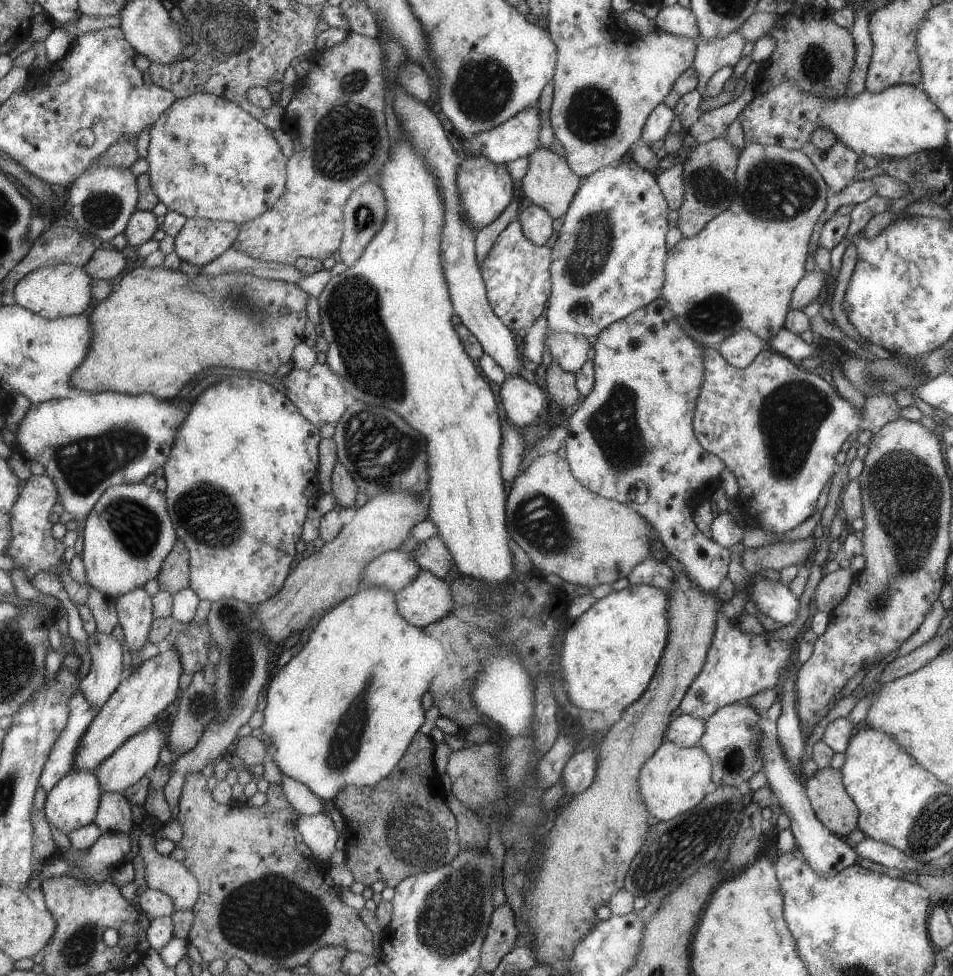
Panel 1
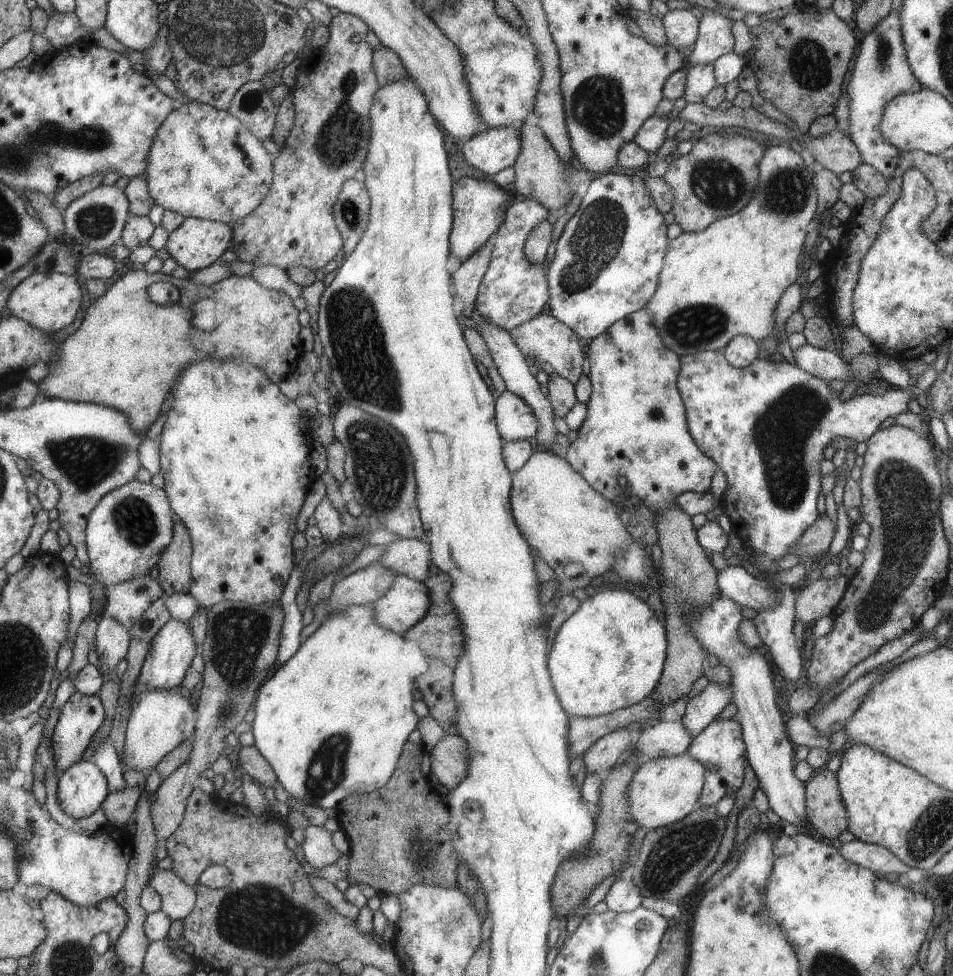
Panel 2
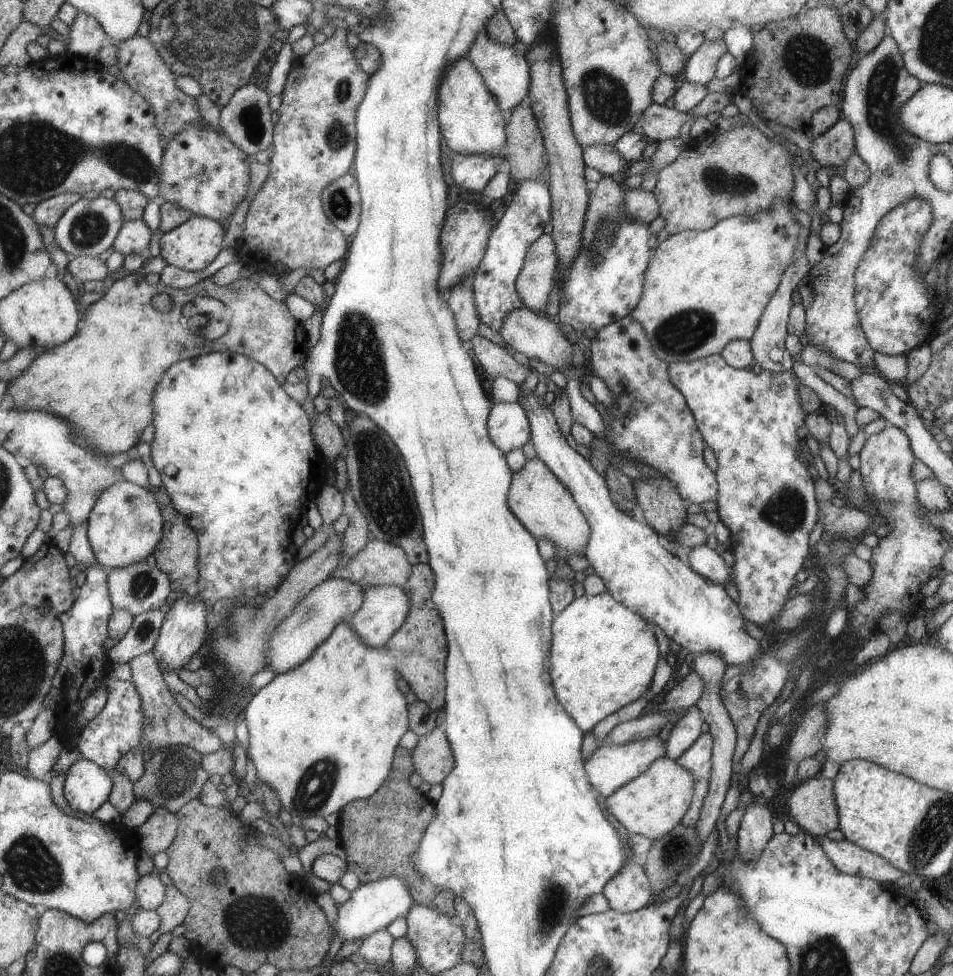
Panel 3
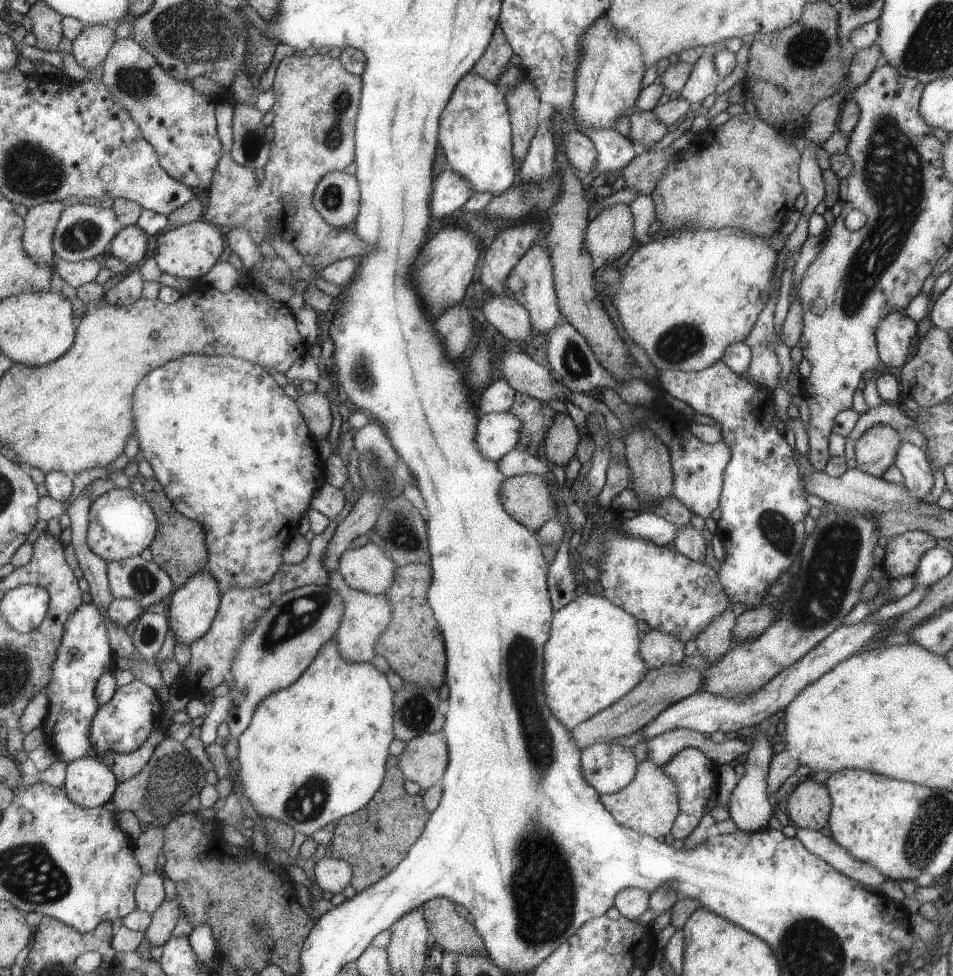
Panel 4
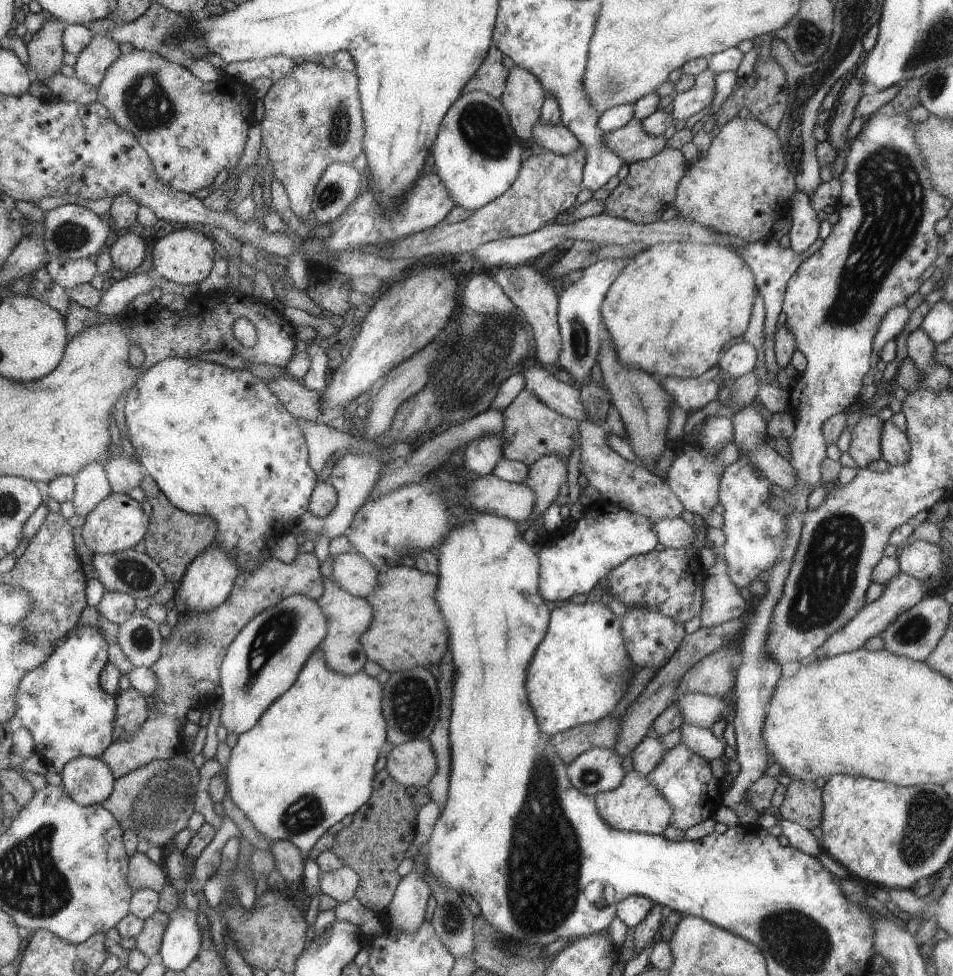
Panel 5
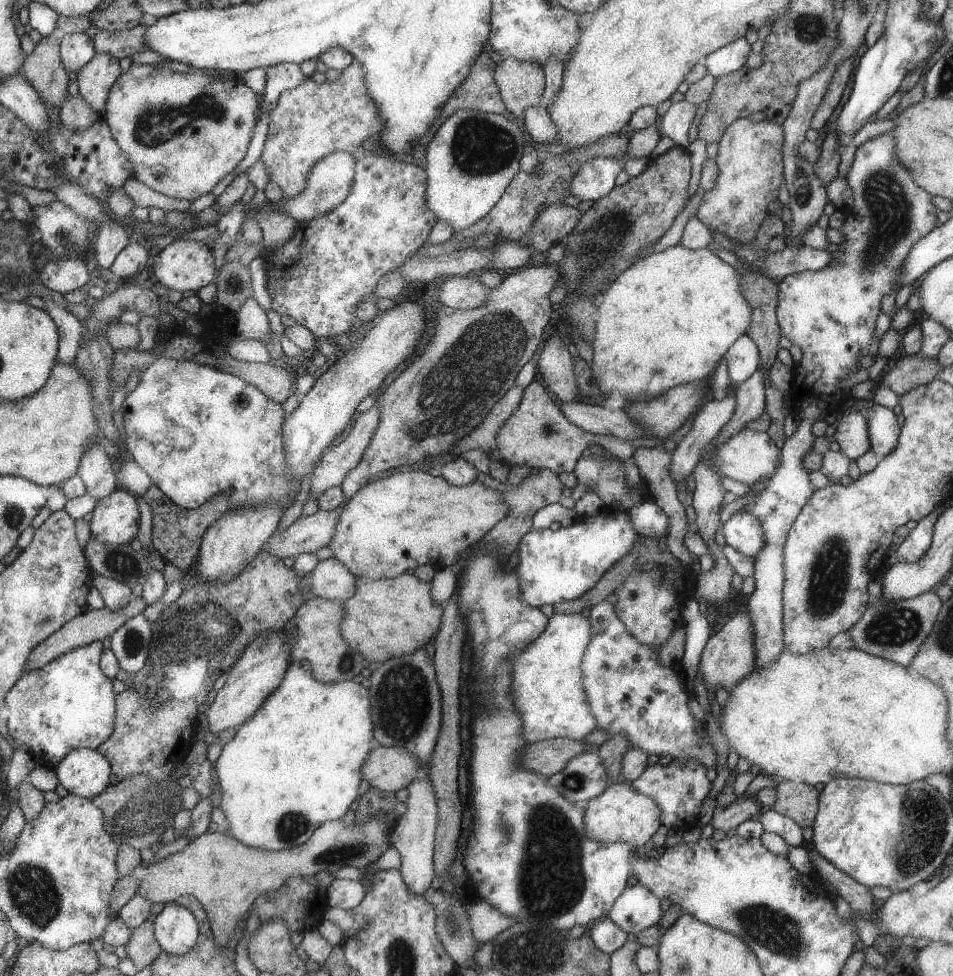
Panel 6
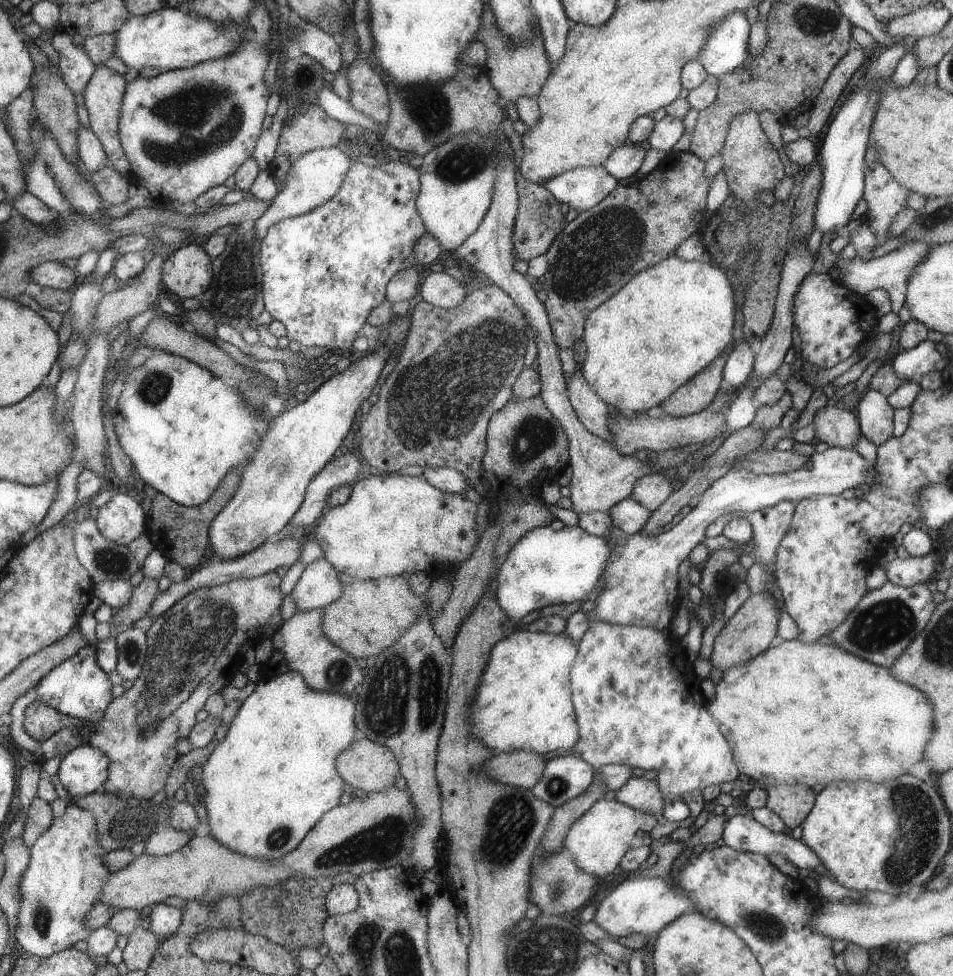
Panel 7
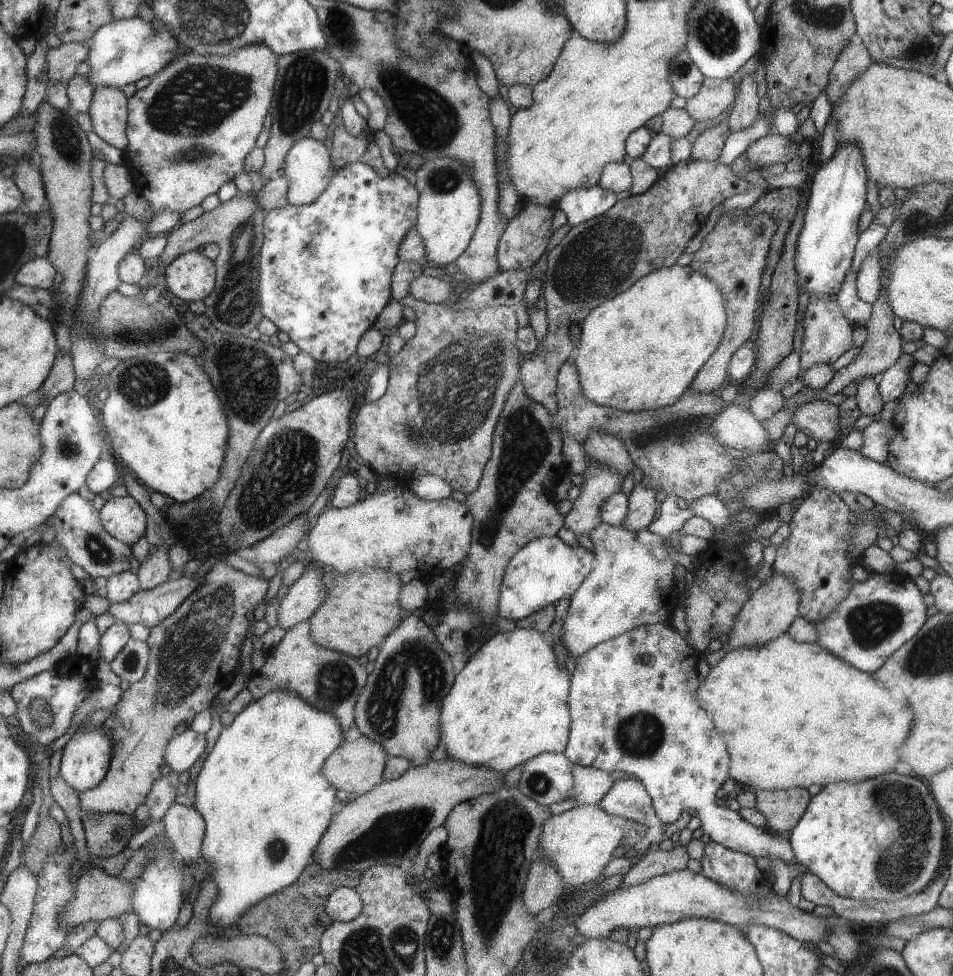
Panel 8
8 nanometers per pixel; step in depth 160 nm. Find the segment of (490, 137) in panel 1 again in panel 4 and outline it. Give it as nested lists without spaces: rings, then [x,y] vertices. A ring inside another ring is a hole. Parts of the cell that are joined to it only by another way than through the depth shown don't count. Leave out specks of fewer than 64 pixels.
[[[447,169],[434,180],[434,192],[430,196],[431,216],[435,221],[449,216],[471,196],[470,184],[459,173]]]

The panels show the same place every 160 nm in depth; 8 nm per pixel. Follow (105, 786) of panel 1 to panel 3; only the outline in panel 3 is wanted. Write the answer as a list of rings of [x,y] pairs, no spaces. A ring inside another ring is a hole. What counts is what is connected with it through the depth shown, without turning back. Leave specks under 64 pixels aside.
[[[148,652],[133,659],[130,663],[131,674],[135,686],[140,690],[144,702],[146,714],[146,723],[144,728],[143,741],[147,741],[155,752],[173,745],[189,745],[198,750],[201,754],[214,753],[223,746],[219,739],[218,731],[206,728],[194,720],[175,700],[171,694],[171,689],[165,683],[163,670],[154,655],[154,652]]]

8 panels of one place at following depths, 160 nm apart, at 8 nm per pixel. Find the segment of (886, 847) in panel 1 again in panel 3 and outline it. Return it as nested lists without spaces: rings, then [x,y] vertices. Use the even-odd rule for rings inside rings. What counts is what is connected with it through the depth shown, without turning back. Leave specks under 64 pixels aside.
[[[821,837],[817,840],[839,872],[892,884],[902,876],[903,872],[895,868],[886,858],[865,850],[847,839],[834,842]]]

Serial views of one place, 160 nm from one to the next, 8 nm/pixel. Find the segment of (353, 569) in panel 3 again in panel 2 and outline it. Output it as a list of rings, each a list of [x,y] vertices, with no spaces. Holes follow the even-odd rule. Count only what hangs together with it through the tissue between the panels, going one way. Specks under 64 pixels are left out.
[[[424,538],[399,539],[386,545],[387,548],[380,559],[377,560],[384,567],[391,569],[395,574],[405,575],[416,581],[424,581],[432,572],[429,545]]]

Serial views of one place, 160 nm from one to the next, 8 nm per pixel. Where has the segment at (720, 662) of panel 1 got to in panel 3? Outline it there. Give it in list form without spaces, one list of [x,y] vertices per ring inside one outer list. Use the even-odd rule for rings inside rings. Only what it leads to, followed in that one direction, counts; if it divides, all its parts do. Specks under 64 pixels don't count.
[[[691,705],[669,732],[664,742],[666,756],[671,760],[677,760],[701,735],[701,724],[704,720],[697,705]]]

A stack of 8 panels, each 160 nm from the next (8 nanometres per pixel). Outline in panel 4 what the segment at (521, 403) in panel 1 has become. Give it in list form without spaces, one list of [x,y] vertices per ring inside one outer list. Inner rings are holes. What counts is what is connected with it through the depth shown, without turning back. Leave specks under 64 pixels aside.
[[[509,411],[483,413],[478,418],[478,449],[487,460],[497,462],[516,447],[519,427]]]

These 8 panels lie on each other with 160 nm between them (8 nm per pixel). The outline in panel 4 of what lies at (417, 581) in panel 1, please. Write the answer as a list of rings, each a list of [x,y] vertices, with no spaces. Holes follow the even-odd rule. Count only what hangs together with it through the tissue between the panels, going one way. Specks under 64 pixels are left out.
[[[337,570],[329,571],[329,588],[334,589],[342,597],[345,611],[342,612],[341,624],[334,634],[334,639],[338,644],[338,651],[343,657],[358,663],[369,663],[374,654],[374,644],[378,636],[386,630],[390,623],[390,616],[393,608],[385,593],[371,594],[357,589],[352,589],[343,580]]]

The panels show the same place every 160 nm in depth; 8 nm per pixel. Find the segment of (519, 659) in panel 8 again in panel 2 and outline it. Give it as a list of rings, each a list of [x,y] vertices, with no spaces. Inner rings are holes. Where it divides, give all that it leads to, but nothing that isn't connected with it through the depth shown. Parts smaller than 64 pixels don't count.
[[[623,588],[599,591],[580,602],[577,610],[560,624],[552,638],[547,664],[555,692],[558,692],[560,704],[569,718],[596,717],[637,704],[656,687],[666,658],[666,634],[661,620],[647,603],[637,598],[635,592]]]

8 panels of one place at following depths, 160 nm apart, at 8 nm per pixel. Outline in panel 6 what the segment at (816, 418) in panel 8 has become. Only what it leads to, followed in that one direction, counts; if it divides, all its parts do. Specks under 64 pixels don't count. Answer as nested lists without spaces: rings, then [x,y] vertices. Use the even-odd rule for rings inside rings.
[[[850,410],[846,415],[843,414],[835,428],[833,438],[840,451],[851,460],[856,460],[870,450],[869,425],[863,412]]]

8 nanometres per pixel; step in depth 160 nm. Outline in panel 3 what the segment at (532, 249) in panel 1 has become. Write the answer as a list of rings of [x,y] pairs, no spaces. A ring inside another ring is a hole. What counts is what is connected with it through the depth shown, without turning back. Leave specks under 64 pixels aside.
[[[547,168],[538,177],[523,181],[518,185],[515,195],[495,224],[487,244],[486,255],[479,263],[478,271],[472,280],[472,295],[478,319],[481,323],[498,331],[507,315],[515,309],[525,308],[519,298],[514,282],[522,268],[523,259],[530,248],[543,233],[543,225],[550,220],[550,191]]]

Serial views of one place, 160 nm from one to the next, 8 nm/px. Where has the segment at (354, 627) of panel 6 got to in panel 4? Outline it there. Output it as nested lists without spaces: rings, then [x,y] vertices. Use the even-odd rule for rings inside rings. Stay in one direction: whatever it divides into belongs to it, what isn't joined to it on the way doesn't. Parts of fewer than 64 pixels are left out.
[[[407,563],[397,566],[393,582],[385,592],[393,614],[386,630],[375,641],[374,654],[384,658],[390,669],[403,681],[434,689],[438,693],[439,688],[447,684],[447,656],[441,628],[435,620],[433,609],[427,604],[426,594],[431,582],[432,568],[429,564]]]

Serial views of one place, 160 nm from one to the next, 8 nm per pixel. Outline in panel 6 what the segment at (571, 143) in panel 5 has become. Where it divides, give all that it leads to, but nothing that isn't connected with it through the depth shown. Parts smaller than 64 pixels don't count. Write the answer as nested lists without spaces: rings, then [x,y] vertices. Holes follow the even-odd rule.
[[[540,103],[527,107],[523,111],[522,120],[531,141],[539,144],[543,143],[544,145],[555,142],[557,129],[544,105]]]

